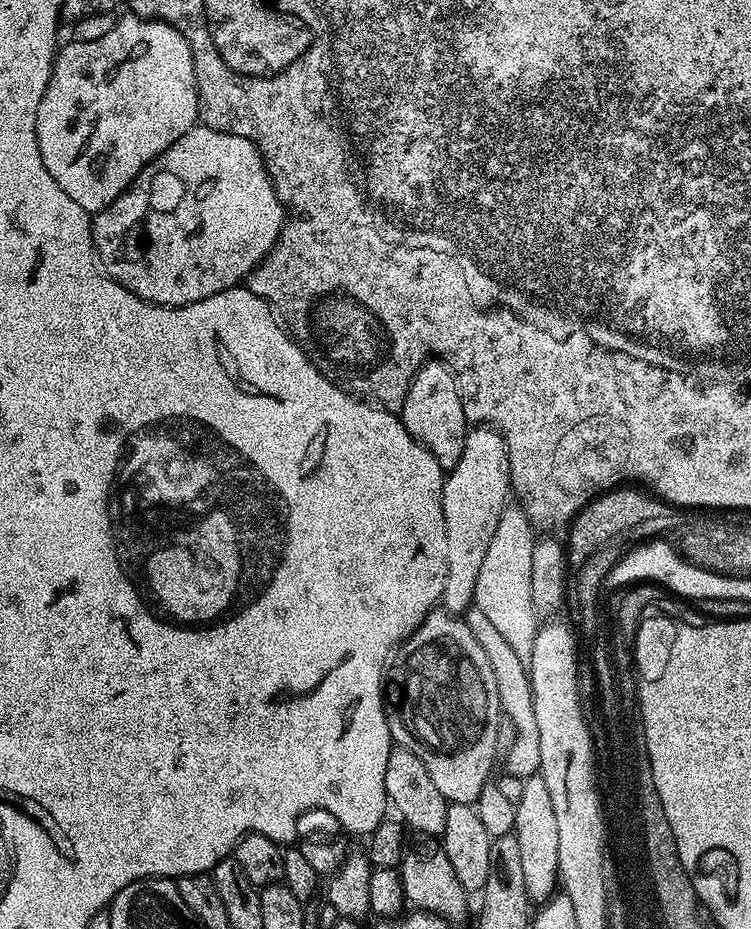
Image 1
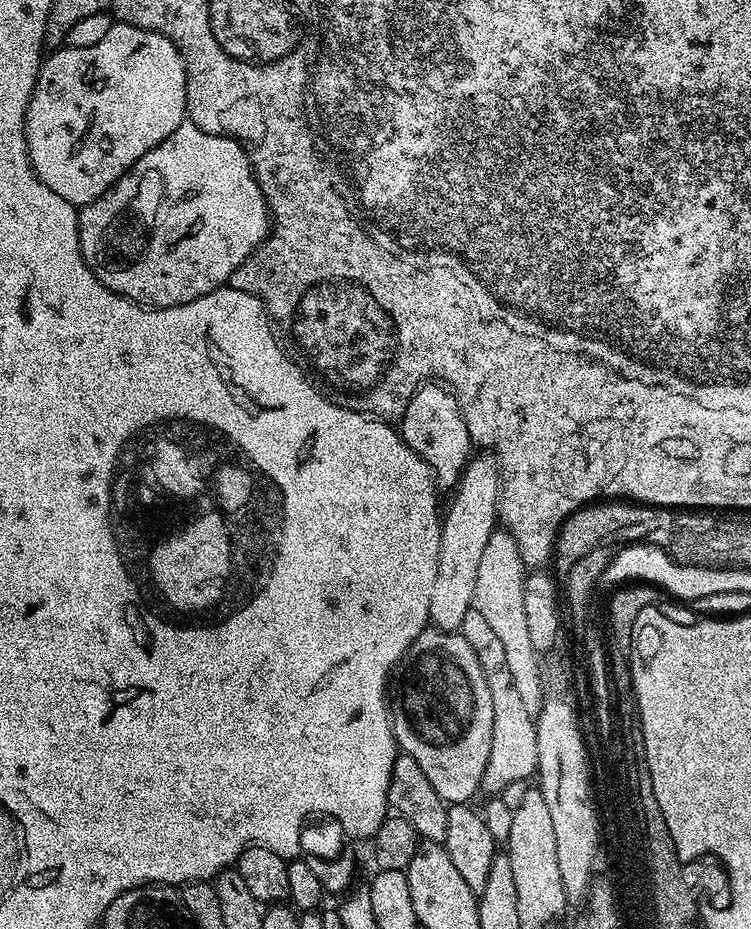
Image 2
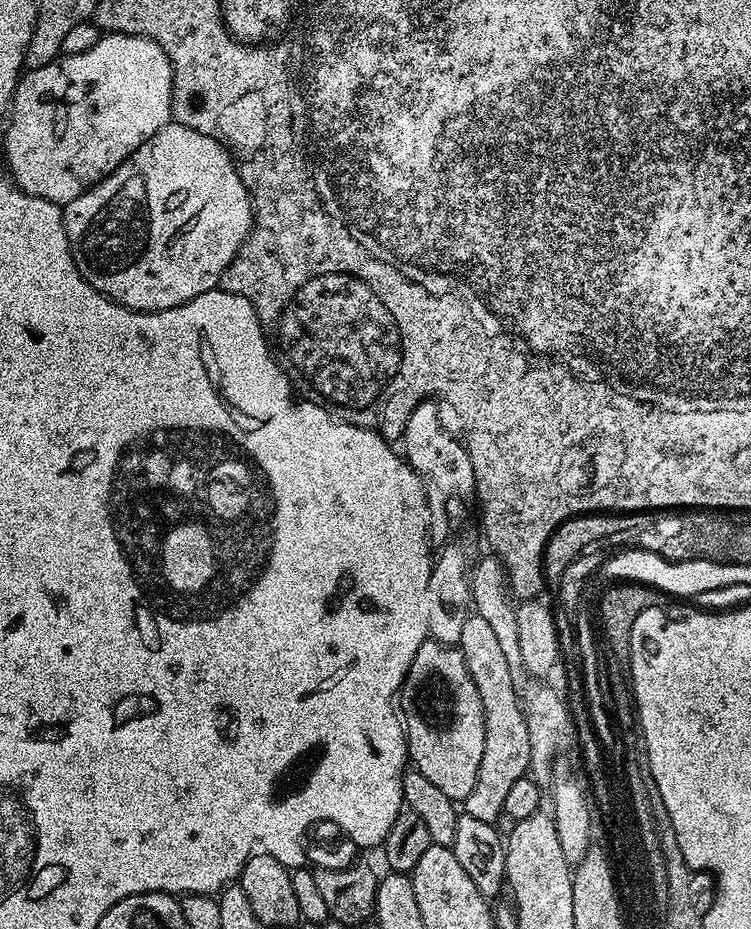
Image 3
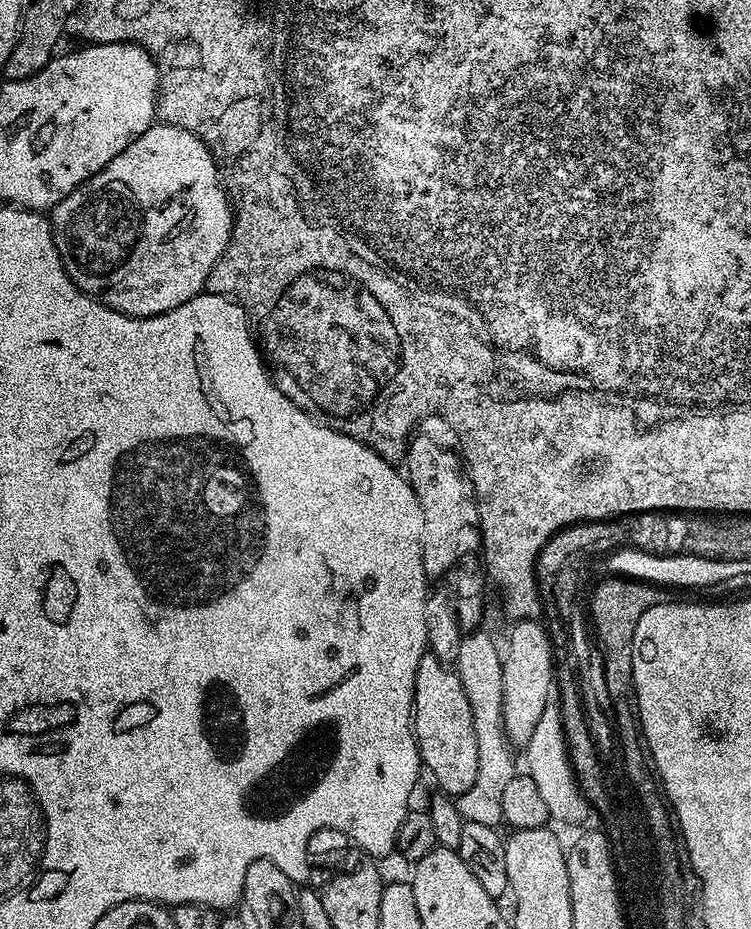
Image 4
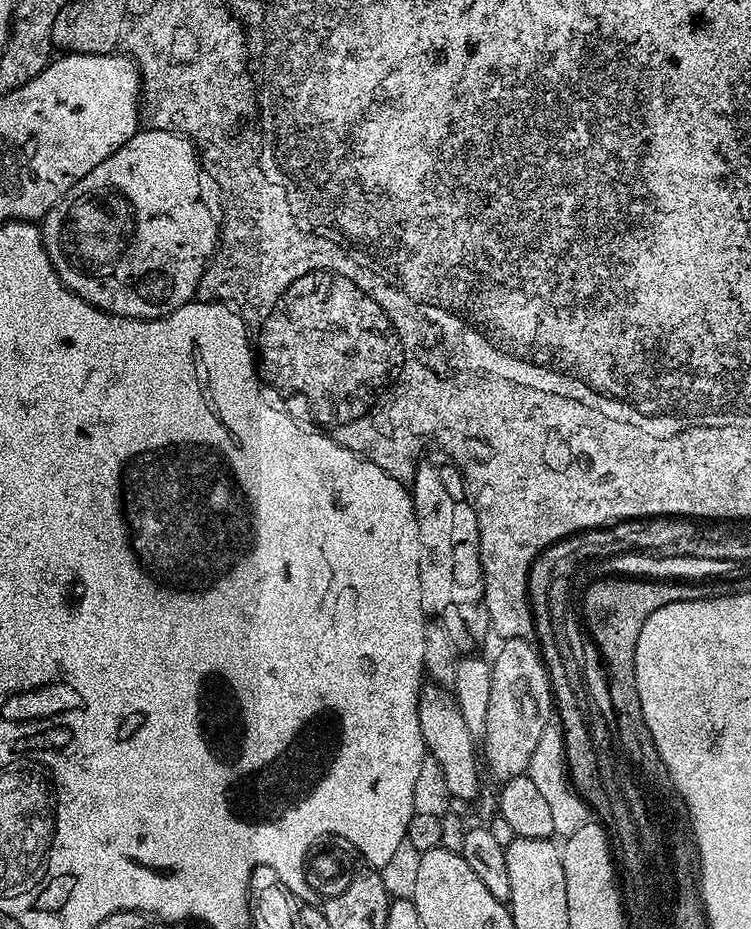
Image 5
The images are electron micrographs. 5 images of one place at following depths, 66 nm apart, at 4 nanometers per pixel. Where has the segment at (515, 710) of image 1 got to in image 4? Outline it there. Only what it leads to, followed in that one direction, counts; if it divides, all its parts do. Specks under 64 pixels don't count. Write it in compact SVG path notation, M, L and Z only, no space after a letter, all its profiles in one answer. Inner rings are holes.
M480 630L469 631L461 639L454 667L462 682L462 690L466 690L466 698L470 698L470 710L474 714L474 738L478 738L478 778L474 778L474 786L470 786L470 790L455 797L454 803L465 824L478 822L481 826L496 828L504 818L502 793L510 778L518 775L518 768L512 757L513 745L504 731L502 648L492 641L490 633L476 631Z

